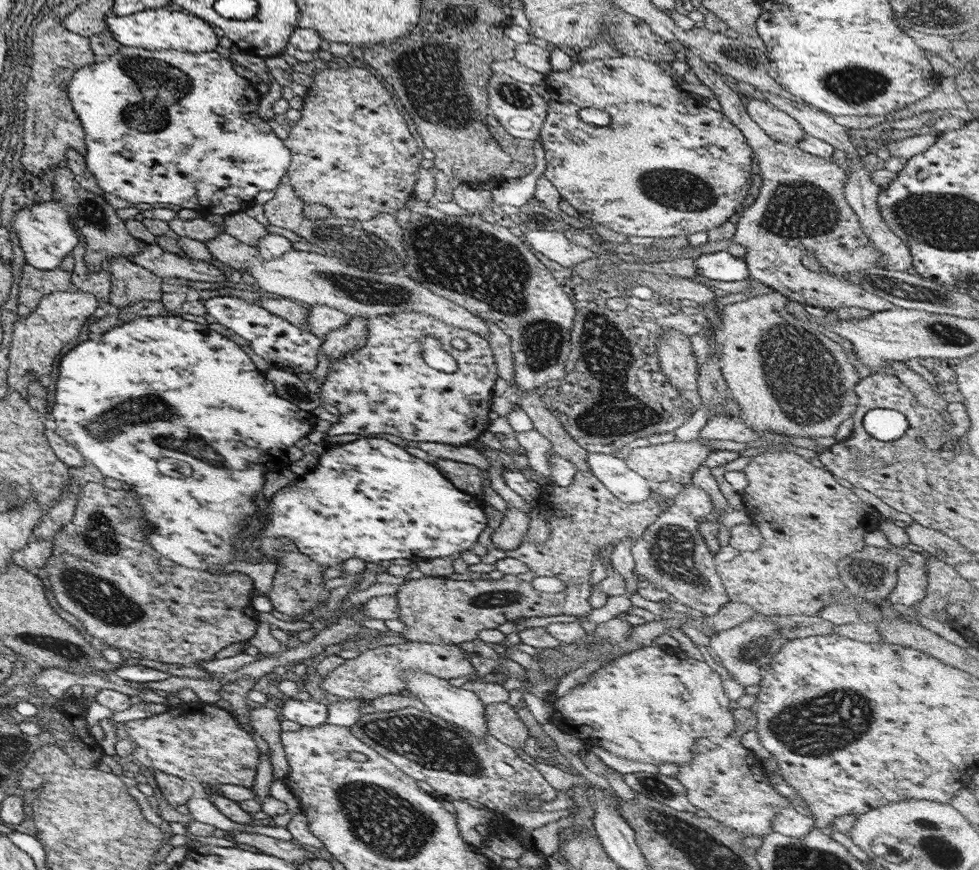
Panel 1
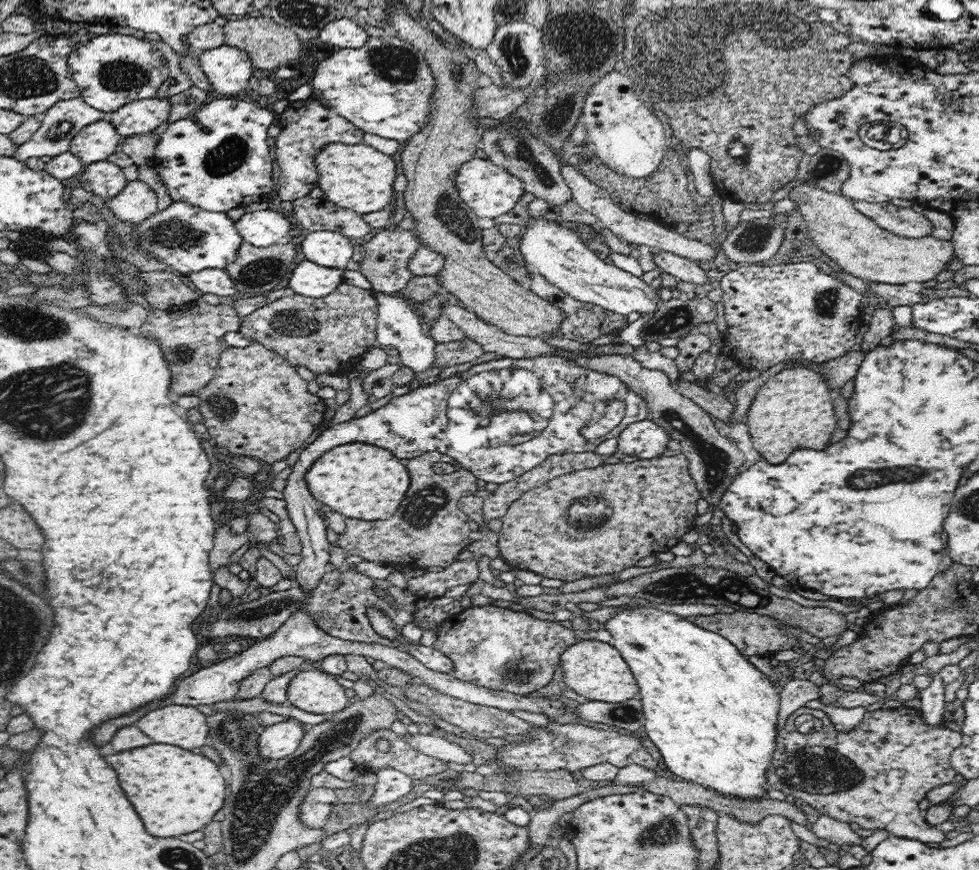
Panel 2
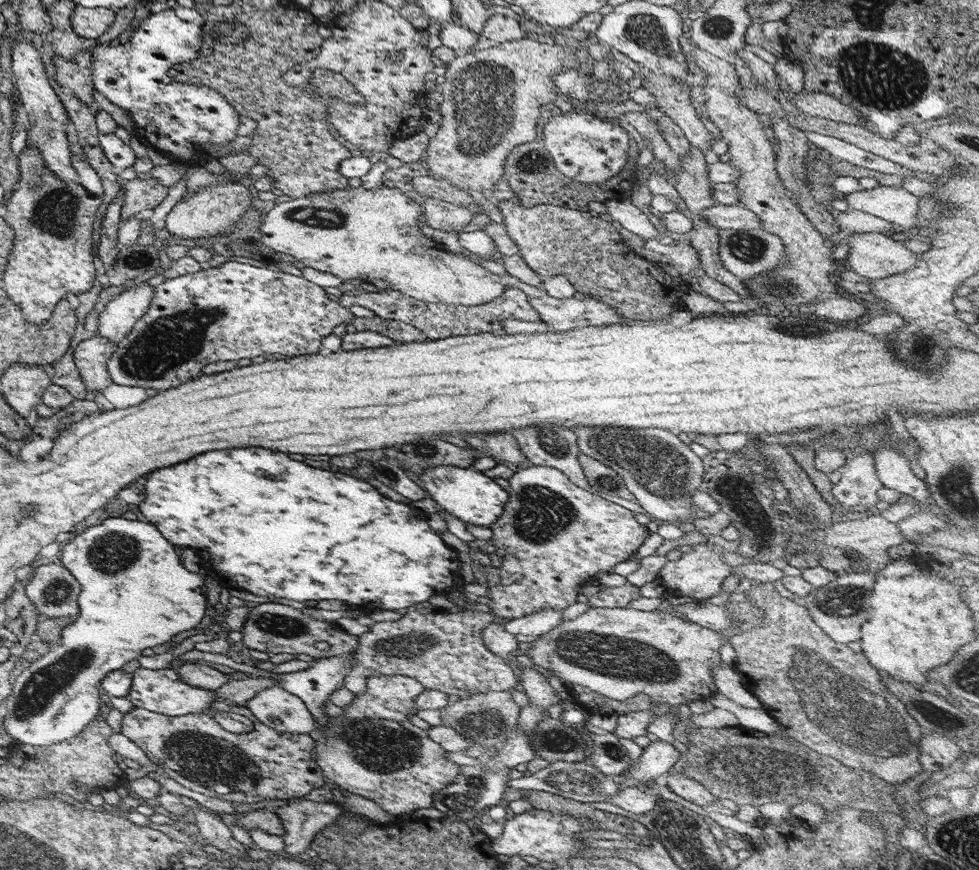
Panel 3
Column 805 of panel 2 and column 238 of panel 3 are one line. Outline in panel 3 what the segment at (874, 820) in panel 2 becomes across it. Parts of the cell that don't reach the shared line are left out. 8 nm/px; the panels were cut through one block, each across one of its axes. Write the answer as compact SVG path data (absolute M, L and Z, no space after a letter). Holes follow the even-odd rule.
M224 701L211 703L211 710L217 712L236 713L249 717L253 728L245 734L235 734L225 730L209 711L191 713L183 716L165 716L149 712L144 708L133 707L122 714L120 733L133 744L143 749L149 760L159 765L164 775L175 780L193 792L205 796L218 797L231 802L259 802L260 800L281 800L301 798L313 788L324 787L321 769L313 762L314 740L307 734L281 733L253 717L247 707L236 707Z

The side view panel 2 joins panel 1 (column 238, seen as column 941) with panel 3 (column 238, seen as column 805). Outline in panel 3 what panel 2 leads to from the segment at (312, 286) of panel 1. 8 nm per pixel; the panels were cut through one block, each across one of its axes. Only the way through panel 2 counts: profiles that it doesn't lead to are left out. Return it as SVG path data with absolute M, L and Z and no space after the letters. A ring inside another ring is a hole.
M237 182L203 185L190 198L175 204L165 216L165 230L178 238L195 239L229 233L241 215L253 208L254 193Z

